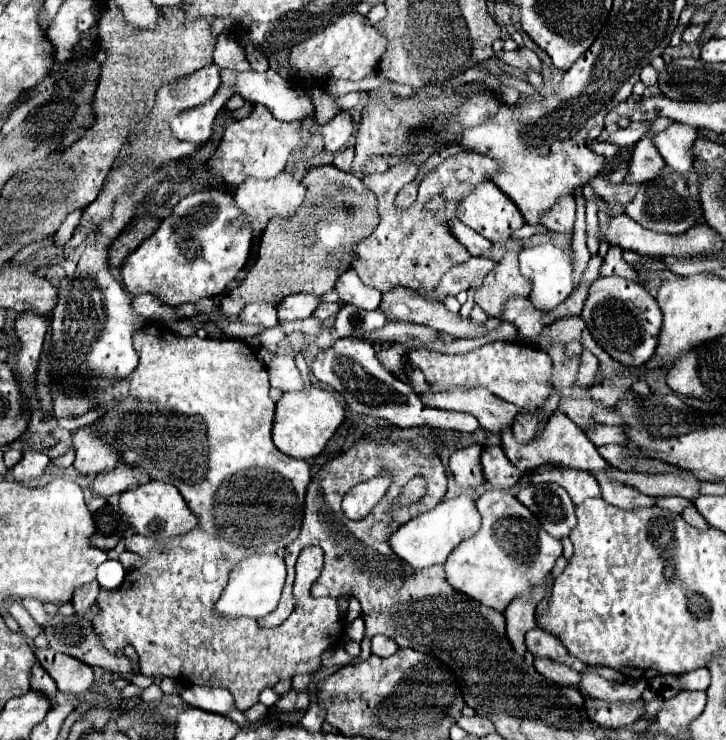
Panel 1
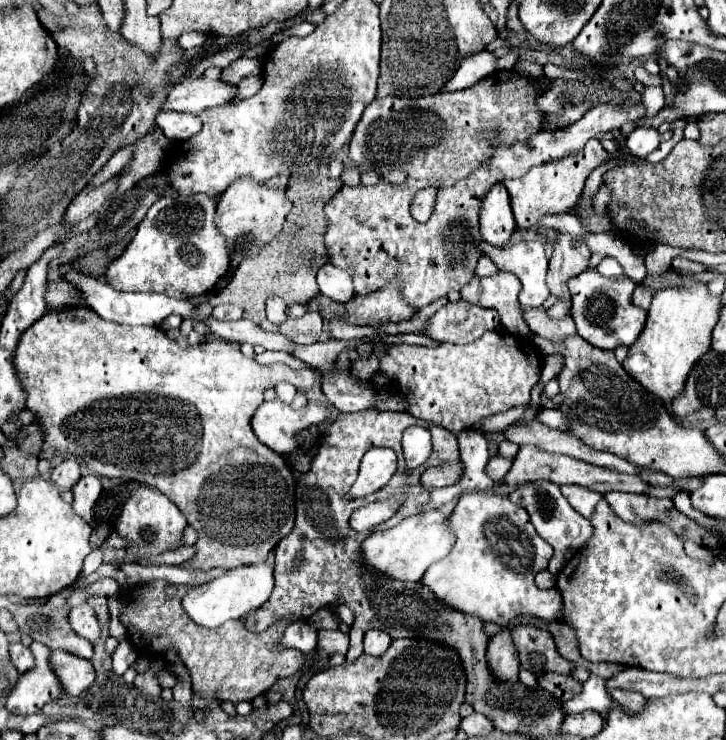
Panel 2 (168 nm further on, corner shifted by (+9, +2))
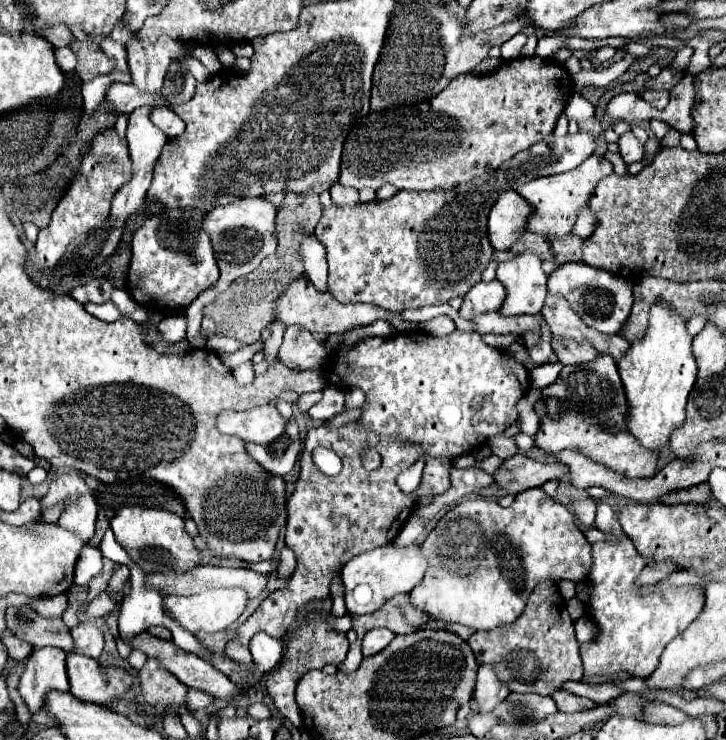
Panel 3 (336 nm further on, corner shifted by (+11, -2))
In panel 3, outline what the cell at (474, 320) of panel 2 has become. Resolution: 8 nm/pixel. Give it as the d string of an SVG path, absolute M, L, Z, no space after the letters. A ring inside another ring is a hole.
M487 312L477 316L475 320L477 332L479 334L513 334L513 336L523 336L527 332L535 332L541 334L541 324L543 324L543 316L535 314L535 316L499 316L497 312Z

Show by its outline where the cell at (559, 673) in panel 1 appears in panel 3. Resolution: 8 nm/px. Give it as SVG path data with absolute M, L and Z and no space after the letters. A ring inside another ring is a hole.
M555 690L553 692L553 700L557 702L557 708L561 712L583 712L589 708L595 708L595 704L589 698L581 698L581 696L573 696L565 690Z

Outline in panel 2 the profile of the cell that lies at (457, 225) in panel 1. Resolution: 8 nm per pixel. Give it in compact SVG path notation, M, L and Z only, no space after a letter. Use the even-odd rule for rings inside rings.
M481 242L481 252L495 260L499 270L513 272L523 288L519 292L521 306L541 306L549 298L549 290L545 284L547 274L547 256L541 242L519 242L513 246L497 248L487 242Z

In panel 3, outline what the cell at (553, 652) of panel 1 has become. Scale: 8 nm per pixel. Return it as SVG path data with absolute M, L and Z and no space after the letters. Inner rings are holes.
M541 582L533 590L517 622L499 626L495 630L475 632L467 642L473 648L477 662L491 666L497 678L501 678L509 690L553 694L553 690L557 690L563 682L583 678L573 620L553 582Z

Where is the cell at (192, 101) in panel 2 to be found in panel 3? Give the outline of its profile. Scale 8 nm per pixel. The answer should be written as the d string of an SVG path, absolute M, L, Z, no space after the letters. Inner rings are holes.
M113 82L105 92L105 102L111 112L131 114L139 106L167 106L167 100L161 94L149 94L137 90L133 84Z

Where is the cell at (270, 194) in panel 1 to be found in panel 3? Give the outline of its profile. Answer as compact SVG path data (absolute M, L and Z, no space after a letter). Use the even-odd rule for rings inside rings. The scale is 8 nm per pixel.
M239 198L227 206L217 206L215 210L211 210L205 220L203 220L203 230L211 236L211 244L215 250L215 260L219 266L219 280L213 288L205 290L203 294L199 294L199 298L195 302L191 302L191 306L187 308L187 340L195 346L195 344L203 344L199 338L199 328L201 328L201 308L209 302L215 300L217 294L221 294L223 290L227 290L227 286L231 282L235 282L237 278L247 276L251 270L255 270L261 260L269 254L275 252L277 246L277 236L275 236L275 216L277 216L277 208L267 202L265 198Z

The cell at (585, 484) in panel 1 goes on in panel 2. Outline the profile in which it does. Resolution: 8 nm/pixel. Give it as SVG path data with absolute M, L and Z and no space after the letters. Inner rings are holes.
M561 486L561 492L567 498L567 502L573 506L573 510L577 510L585 518L593 514L595 504L603 498L601 494L595 494L593 490L583 490L583 486Z

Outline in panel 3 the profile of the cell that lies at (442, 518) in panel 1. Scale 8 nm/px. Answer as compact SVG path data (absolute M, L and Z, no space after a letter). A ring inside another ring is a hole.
M385 544L385 546L379 546L375 550L369 550L365 554L351 558L341 568L347 612L355 616L369 614L369 612L379 610L393 596L409 594L421 582L425 570L427 570L427 560L419 554L417 544L413 544L407 550L401 550L395 544Z

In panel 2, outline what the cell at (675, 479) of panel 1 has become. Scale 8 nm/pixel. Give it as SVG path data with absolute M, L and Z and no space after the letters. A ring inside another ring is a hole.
M521 446L511 470L505 476L505 484L509 486L517 486L517 484L525 484L525 482L533 482L533 480L551 480L555 484L579 484L585 486L589 490L595 490L599 494L607 494L613 490L619 492L647 492L651 486L647 482L643 482L637 474L623 474L611 468L601 468L601 466L591 466L587 462L579 462L571 456L563 456L563 454L547 454L545 450L539 450L537 446Z

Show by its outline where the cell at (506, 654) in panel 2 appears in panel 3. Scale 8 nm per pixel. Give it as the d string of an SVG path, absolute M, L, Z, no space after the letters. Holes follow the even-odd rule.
M479 666L477 686L475 686L475 694L473 694L473 698L479 706L479 712L487 714L499 702L503 702L507 698L507 694L509 694L509 688L497 680L493 670L489 666Z

